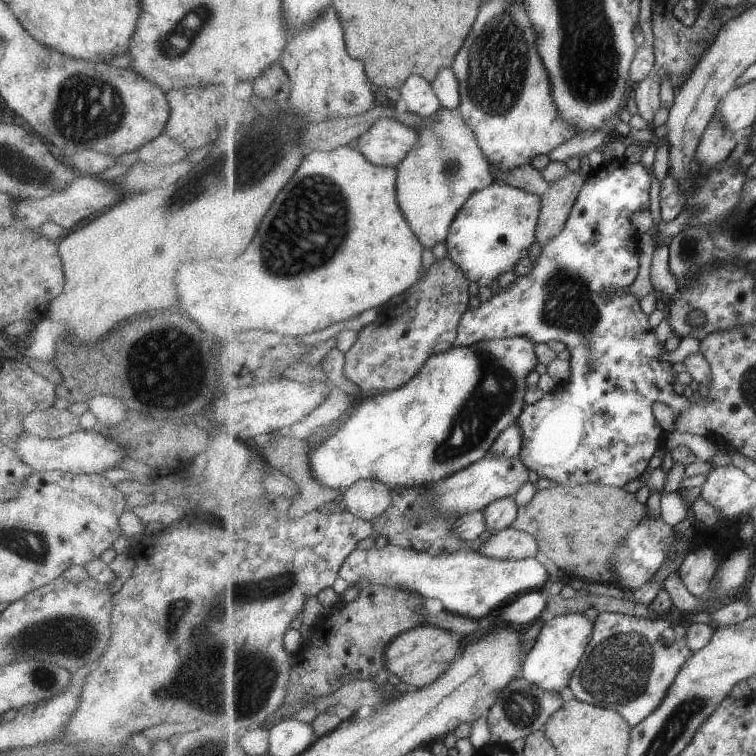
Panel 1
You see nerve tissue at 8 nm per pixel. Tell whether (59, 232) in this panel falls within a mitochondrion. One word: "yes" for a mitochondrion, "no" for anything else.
no

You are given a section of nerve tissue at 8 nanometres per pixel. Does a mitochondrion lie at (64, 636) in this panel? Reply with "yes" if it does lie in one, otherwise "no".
yes

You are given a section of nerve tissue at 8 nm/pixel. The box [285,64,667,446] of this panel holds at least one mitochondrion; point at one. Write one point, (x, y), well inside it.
(568, 304)

